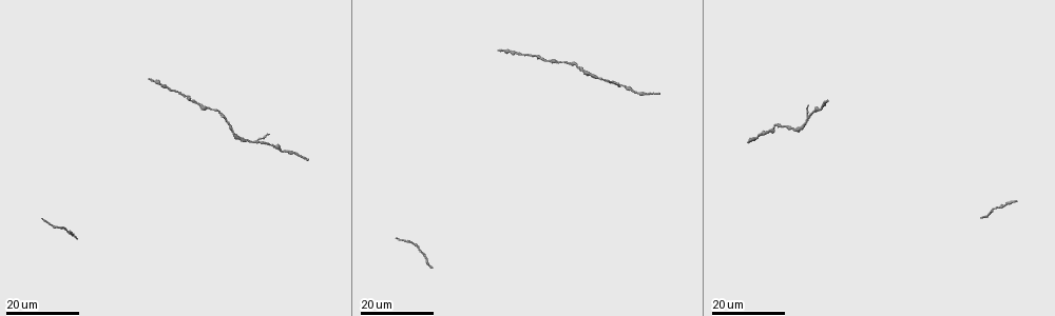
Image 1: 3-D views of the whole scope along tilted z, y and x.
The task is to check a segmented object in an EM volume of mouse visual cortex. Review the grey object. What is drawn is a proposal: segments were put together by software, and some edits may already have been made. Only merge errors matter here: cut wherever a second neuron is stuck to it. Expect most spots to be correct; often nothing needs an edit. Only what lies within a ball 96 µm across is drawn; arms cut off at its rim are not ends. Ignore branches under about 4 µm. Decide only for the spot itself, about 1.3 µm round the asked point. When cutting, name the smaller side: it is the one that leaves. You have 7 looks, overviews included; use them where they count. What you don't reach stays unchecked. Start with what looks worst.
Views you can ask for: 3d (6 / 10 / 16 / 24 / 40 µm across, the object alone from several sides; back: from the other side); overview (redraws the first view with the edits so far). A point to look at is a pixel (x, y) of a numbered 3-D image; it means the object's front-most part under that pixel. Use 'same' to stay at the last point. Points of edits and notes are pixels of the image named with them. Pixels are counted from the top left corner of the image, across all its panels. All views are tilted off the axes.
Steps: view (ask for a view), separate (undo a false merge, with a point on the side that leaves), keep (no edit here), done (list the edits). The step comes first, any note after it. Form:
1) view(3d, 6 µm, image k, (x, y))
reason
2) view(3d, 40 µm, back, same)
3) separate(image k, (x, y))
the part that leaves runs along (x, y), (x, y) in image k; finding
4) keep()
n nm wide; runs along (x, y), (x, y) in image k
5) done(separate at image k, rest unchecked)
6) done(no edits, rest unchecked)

view(3d, 24 µm, image 1, (285, 152))

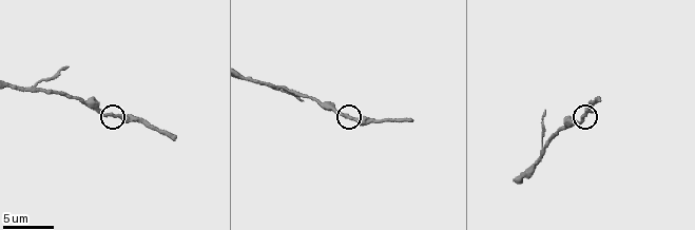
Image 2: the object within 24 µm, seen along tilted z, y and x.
view(3d, 6 µm, image 2, (354, 120))

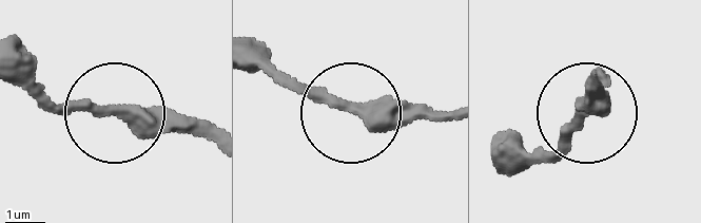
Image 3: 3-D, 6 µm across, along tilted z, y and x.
keep()
290 nm wide; all the same neuron

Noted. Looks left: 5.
view(3d, 16 µm, image 1, (163, 85))

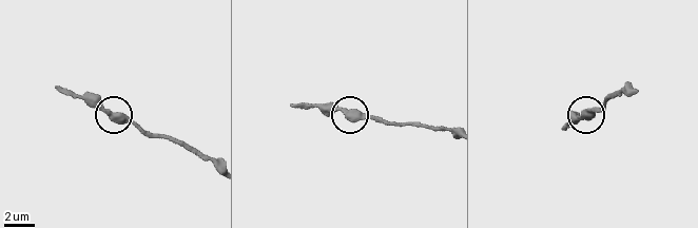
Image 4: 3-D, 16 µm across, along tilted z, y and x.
view(3d, 10 µm, image 4, (592, 115))

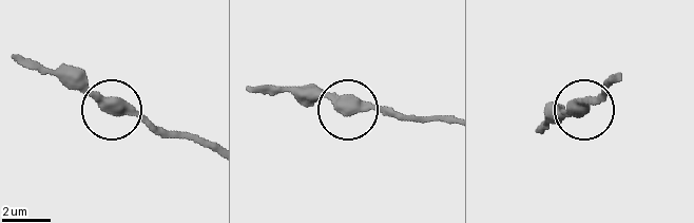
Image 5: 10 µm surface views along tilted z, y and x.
view(3d, 6 µm, image 5, (347, 110))

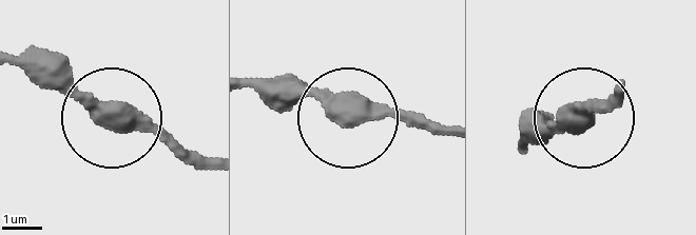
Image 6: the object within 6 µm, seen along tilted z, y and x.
keep()
runs along (344, 124), (385, 117), (445, 131) in image 6; all the same neuron

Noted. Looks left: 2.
view(3d, 6 µm, image 2, (80, 101))
thick turns thin

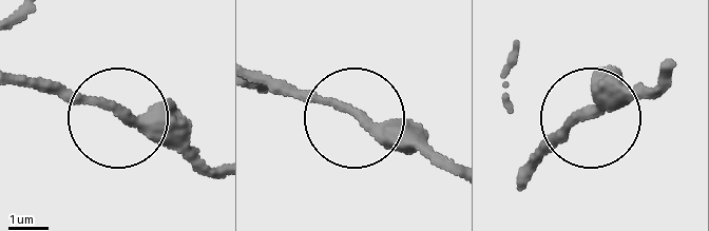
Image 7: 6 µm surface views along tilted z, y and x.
keep()
runs along (256, 71), (398, 127), (435, 156) in image 7; one neuron here

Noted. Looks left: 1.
done(no edits, rest unchecked)

